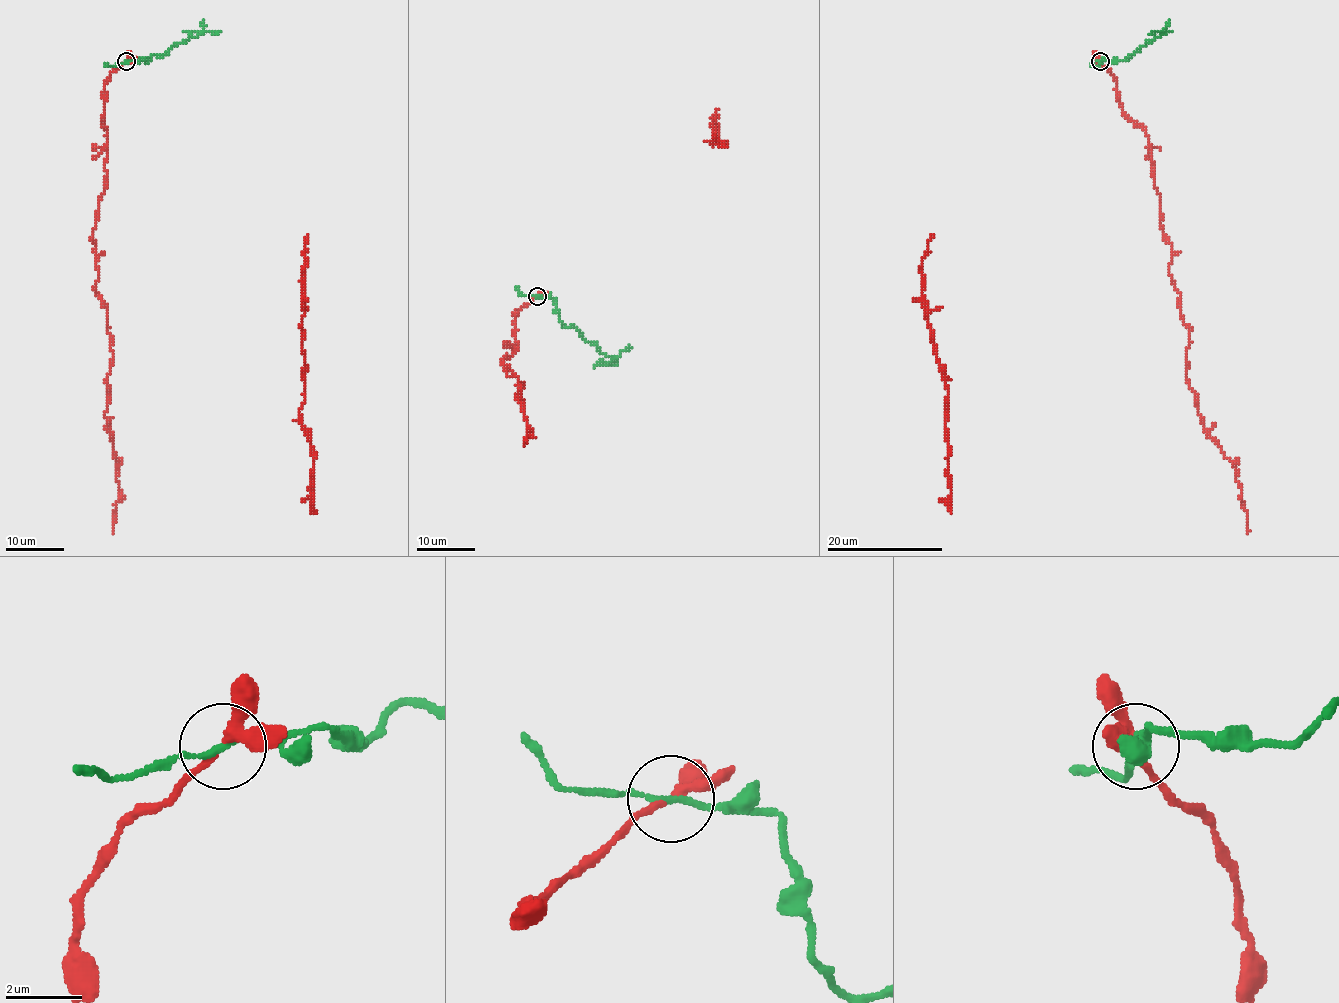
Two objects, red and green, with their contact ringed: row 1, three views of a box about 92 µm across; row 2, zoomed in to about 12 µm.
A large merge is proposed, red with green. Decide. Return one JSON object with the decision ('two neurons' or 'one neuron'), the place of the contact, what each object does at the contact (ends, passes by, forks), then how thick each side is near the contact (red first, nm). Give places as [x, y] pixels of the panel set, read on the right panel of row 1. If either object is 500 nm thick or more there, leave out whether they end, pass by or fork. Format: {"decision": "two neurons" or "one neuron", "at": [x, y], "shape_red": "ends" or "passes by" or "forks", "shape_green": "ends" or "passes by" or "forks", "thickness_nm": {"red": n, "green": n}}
{"decision": "two neurons", "at": [1100, 61], "shape_red": "forks", "shape_green": "passes by", "thickness_nm": {"red": 220, "green": 150}}

